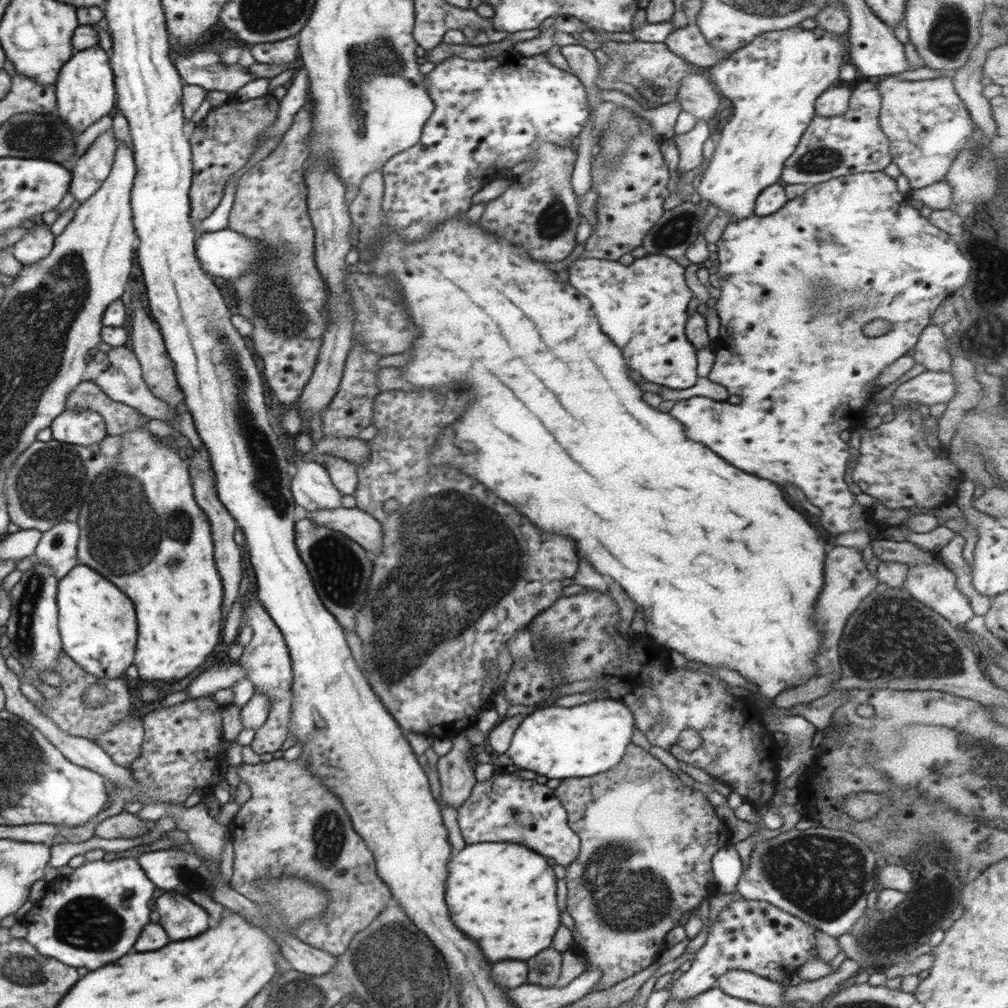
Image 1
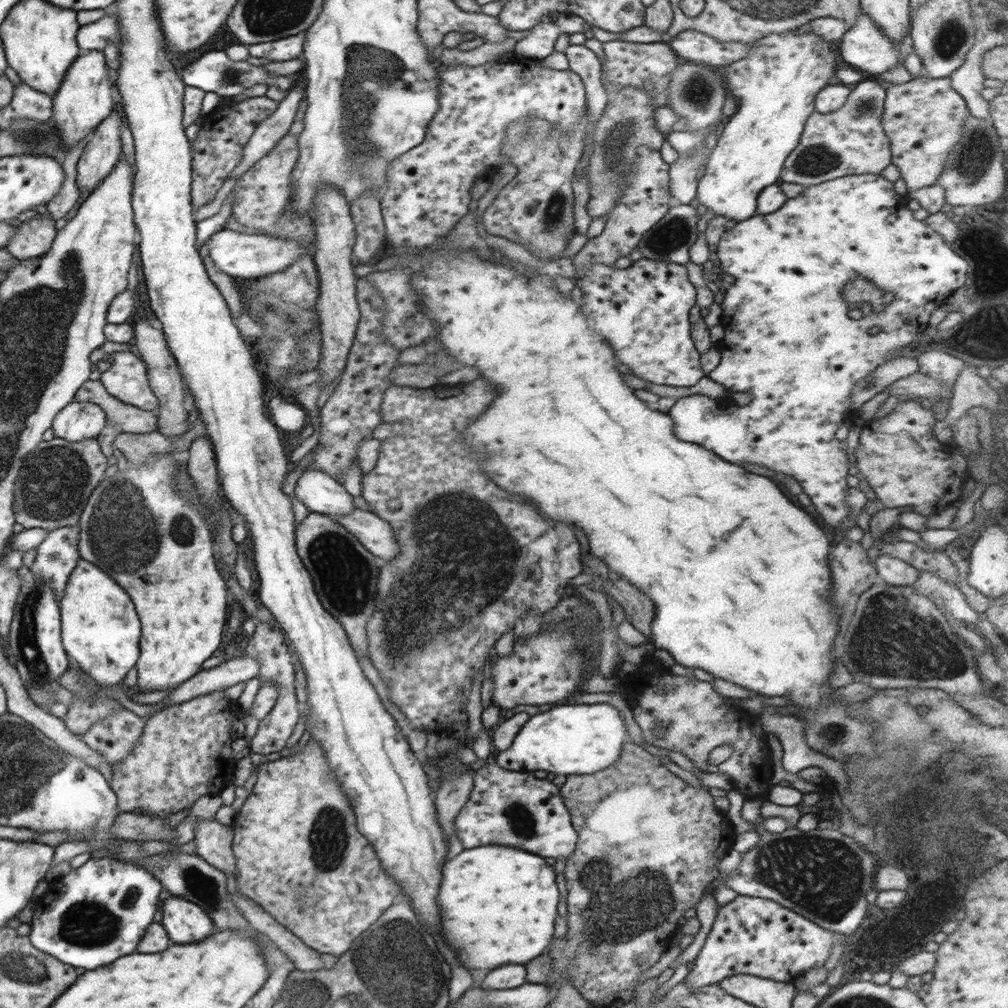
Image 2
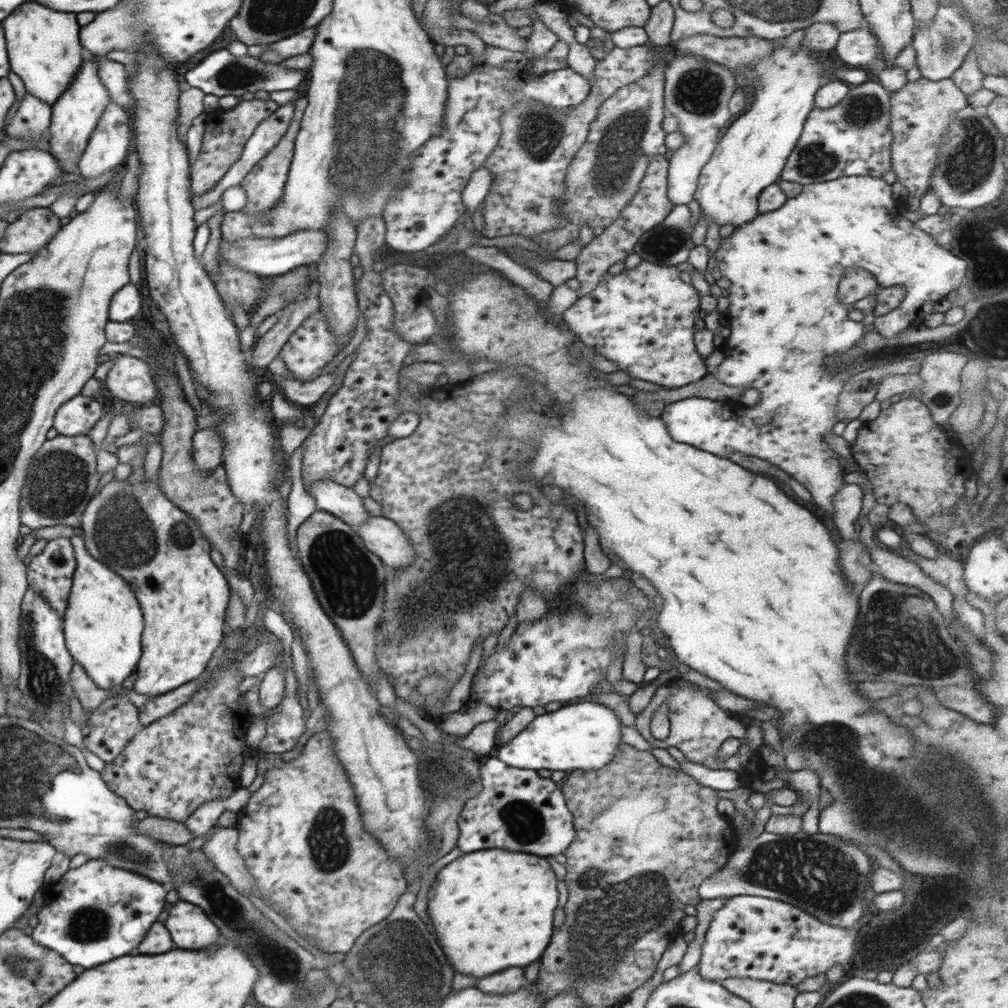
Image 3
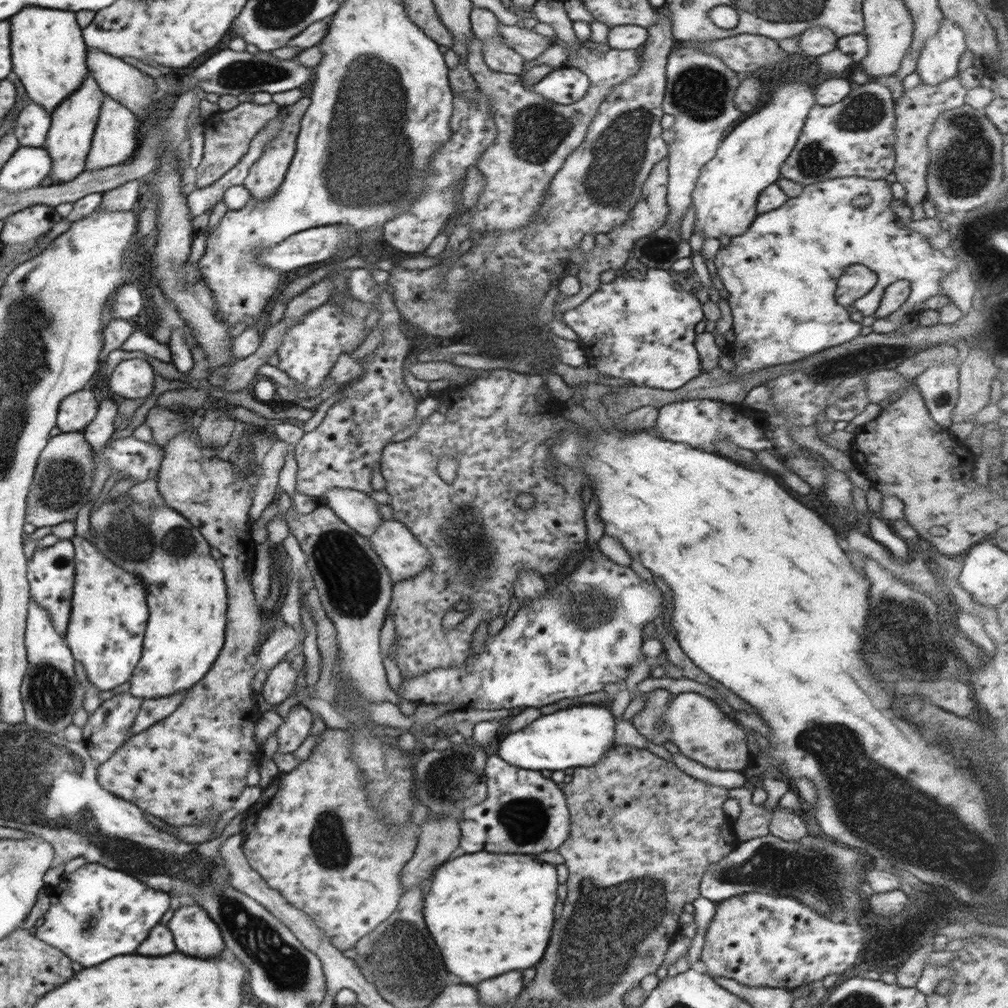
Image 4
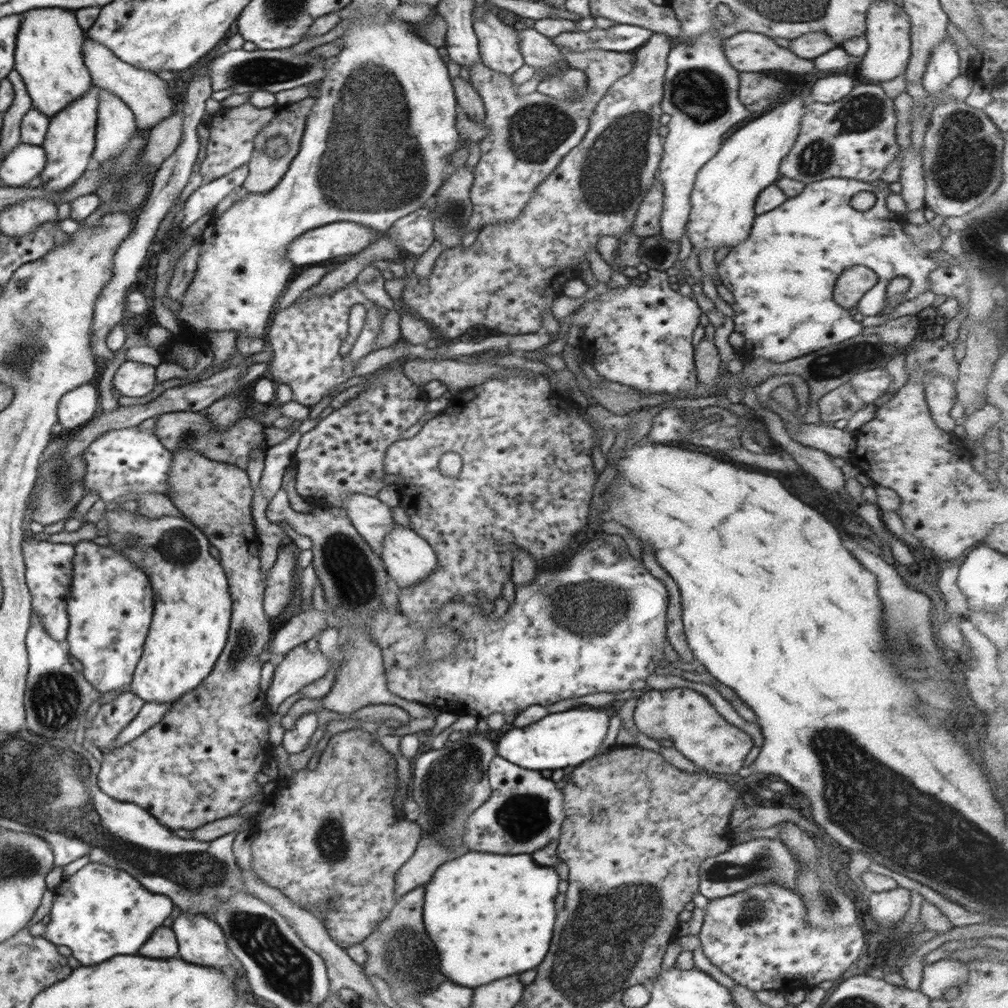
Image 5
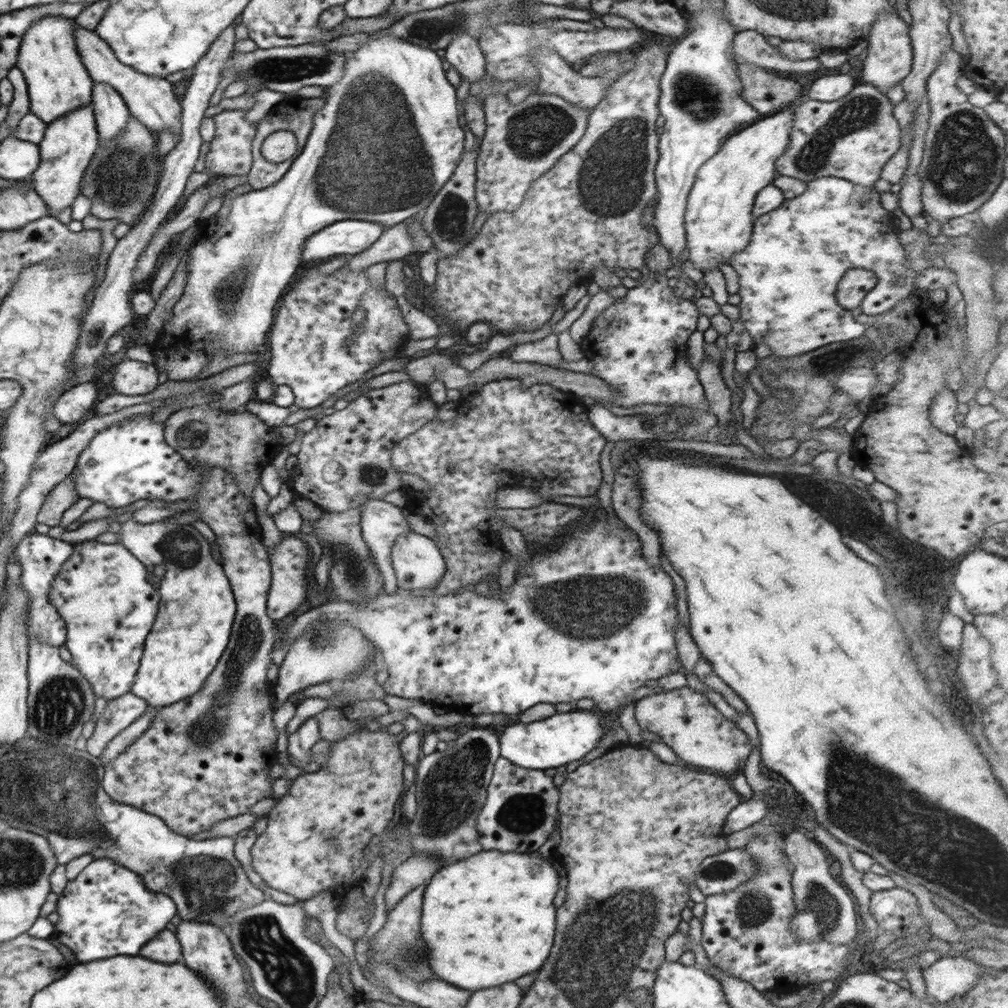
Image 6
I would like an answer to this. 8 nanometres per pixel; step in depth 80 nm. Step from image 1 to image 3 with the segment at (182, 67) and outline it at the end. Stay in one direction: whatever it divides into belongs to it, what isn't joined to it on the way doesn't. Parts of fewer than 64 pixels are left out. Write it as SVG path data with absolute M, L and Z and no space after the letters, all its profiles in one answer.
M219 49L207 55L197 66L184 74L186 82L194 88L204 91L205 95L212 94L217 97L235 96L242 99L251 96L257 90L292 90L304 80L302 70L286 68L281 63L264 63L258 57L246 55L240 58L234 56L228 49Z

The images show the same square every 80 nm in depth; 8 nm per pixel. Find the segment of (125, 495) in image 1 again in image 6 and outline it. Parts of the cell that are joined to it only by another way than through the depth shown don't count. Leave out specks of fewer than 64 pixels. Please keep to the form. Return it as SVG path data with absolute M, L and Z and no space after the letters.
M158 521L150 524L124 522L121 524L117 542L124 545L142 564L152 571L155 566L165 566L166 574L160 584L154 579L160 593L160 610L144 644L143 655L138 667L131 693L143 698L152 708L159 710L171 706L199 692L204 681L217 665L228 647L232 625L236 616L236 602L230 582L210 553L210 546L204 536L191 527L176 521Z

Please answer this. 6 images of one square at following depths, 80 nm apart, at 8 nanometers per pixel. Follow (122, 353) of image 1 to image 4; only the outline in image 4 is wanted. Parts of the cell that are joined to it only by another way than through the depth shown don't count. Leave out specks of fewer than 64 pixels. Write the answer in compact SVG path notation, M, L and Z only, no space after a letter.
M143 359L122 360L107 378L108 391L122 398L147 399L154 390L154 369Z

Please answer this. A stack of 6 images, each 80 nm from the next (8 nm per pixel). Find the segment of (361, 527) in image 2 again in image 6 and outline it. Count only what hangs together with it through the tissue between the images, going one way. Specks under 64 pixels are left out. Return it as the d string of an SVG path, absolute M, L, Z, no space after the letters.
M412 531L396 537L391 561L397 586L406 592L436 588L446 574L446 563L436 543Z

